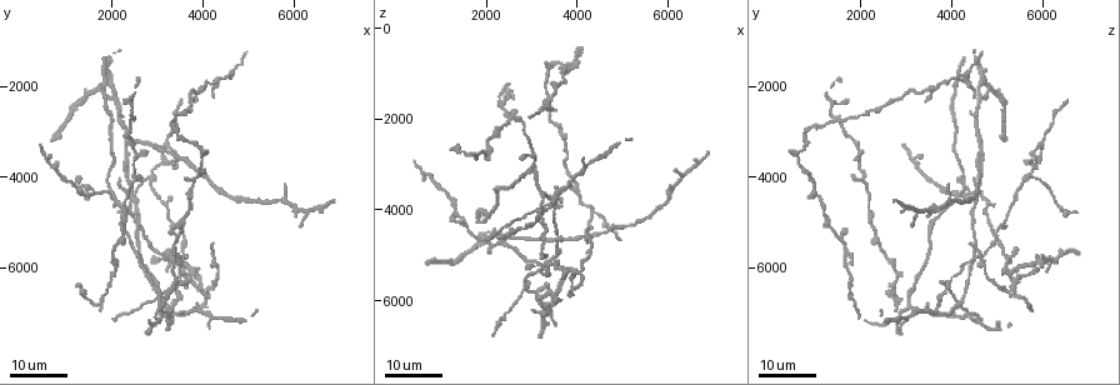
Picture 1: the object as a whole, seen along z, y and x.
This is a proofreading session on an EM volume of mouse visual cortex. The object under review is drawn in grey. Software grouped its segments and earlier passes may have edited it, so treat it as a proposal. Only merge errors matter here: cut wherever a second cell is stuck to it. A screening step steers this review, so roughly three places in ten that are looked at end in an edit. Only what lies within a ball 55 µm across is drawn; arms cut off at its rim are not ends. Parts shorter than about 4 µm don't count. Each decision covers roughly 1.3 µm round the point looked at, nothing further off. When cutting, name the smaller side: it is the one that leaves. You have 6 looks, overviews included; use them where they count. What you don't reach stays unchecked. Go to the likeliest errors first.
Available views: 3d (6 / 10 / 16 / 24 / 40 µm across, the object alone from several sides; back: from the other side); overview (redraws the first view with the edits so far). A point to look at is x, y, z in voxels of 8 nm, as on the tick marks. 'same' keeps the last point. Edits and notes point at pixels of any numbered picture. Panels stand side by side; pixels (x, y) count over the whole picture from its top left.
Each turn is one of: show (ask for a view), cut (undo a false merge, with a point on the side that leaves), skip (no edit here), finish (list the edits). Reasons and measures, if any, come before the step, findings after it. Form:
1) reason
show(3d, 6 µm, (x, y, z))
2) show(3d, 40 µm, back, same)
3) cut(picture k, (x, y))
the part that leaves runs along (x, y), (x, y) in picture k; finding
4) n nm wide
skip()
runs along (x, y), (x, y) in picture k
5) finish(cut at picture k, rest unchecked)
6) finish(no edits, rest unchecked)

two arms in line, one across
show(3d, 24 µm, (4000, 6600, 5350))

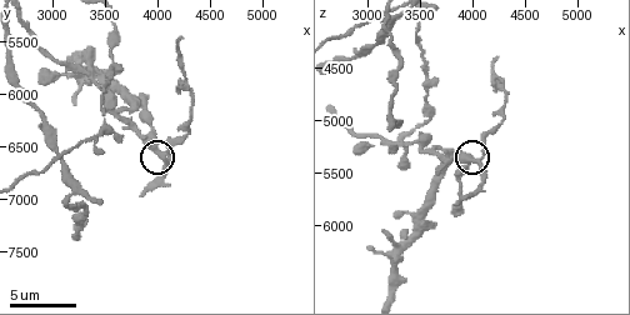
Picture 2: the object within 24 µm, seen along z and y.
show(3d, 10 µm, (4060, 6620, 5400))

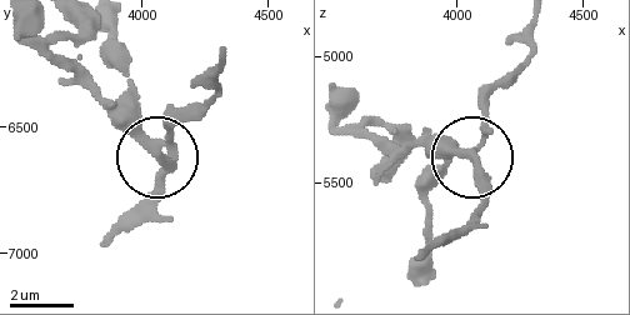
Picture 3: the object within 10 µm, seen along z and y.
side arm 5 µm
cut(picture 3, (168, 120))
the part that leaves runs along (170, 143), (173, 128), (208, 98), (219, 58) in picture 3; two cells meet here

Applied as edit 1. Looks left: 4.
three arms meet
show(3d, 24 µm, (4350, 1800, 4050))

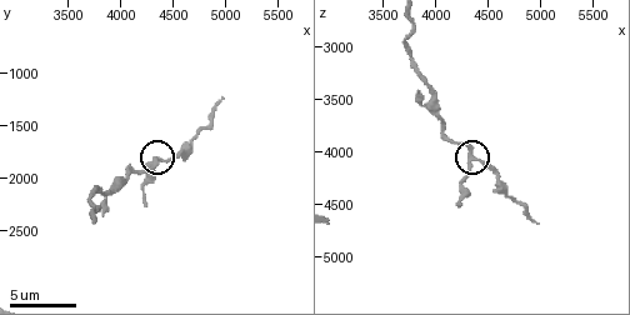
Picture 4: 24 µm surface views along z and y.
zoom in
show(3d, 10 µm, (4340, 1820, 4080))

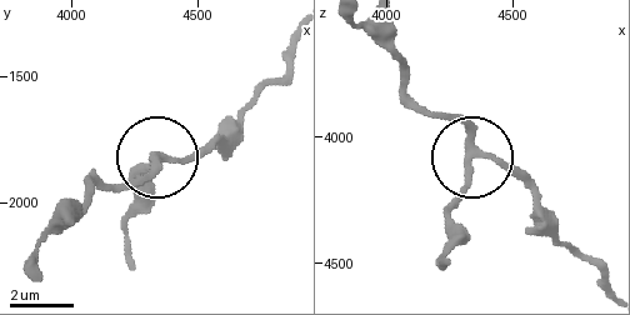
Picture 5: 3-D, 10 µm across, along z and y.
skip()
all the same cell

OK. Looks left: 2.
a fork
show(3d, 24 µm, (3700, 6200, 5300))

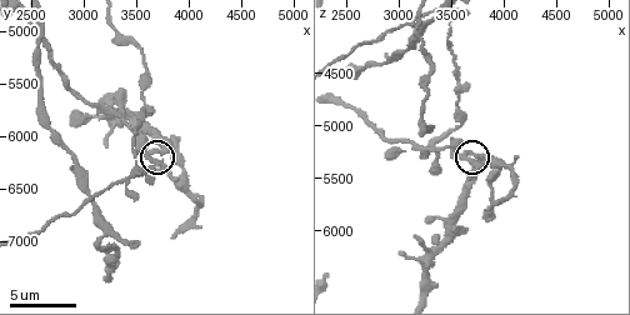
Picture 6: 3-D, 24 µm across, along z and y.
show(3d, 6 µm, same)

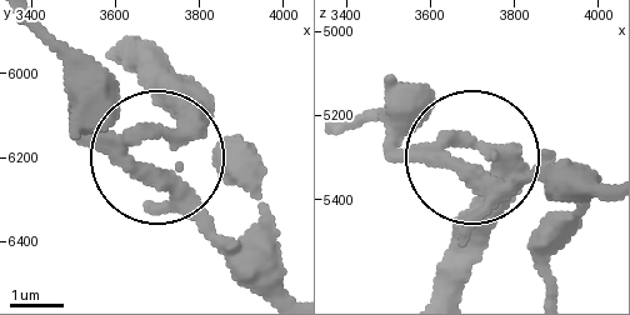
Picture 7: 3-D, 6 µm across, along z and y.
side arm 10 µm
cut(picture 7, (159, 76))
the part that leaves runs along (160, 126), (183, 114), (133, 64) in picture 7; a second cell is stuck on

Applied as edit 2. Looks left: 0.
finish(cut at picture 3, cut at picture 7, rest unchecked)

